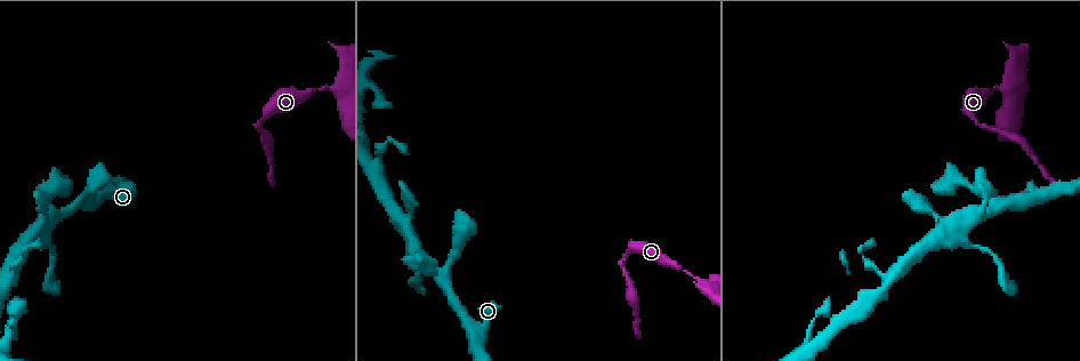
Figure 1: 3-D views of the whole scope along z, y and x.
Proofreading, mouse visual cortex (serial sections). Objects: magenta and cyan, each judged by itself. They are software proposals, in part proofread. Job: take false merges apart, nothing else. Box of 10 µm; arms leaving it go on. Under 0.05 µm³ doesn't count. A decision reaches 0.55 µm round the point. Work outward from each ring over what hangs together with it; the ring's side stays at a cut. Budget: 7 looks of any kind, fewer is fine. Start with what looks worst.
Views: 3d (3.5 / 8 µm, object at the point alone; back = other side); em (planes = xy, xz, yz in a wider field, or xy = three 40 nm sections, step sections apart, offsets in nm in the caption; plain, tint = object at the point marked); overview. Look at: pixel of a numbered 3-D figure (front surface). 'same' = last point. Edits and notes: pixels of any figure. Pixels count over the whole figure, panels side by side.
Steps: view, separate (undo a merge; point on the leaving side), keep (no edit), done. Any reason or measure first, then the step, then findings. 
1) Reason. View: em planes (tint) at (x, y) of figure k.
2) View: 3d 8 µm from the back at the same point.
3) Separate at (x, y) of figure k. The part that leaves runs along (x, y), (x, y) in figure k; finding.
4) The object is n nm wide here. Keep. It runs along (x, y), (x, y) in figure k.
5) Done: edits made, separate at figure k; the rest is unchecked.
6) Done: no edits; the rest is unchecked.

Four-way junction. View: 3d 3.5 µm at (954, 228) of figure 1.

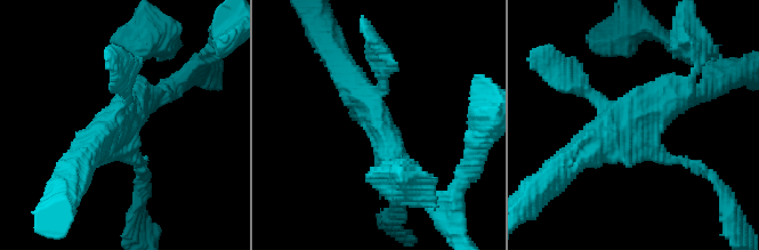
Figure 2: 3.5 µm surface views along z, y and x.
Now the EM. View: em xy step 3 (tint) at (375, 118) of figure 2.

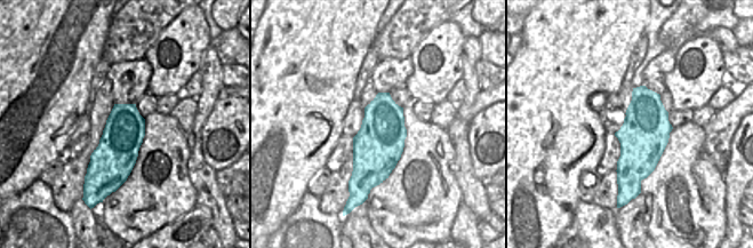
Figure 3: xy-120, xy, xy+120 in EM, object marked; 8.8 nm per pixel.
4 arms meet here. Keep. It runs along (408, 177), (341, 66) in figure 2; one cell here.

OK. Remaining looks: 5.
View: 3d 3.5 µm at (624, 270) of figure 1.

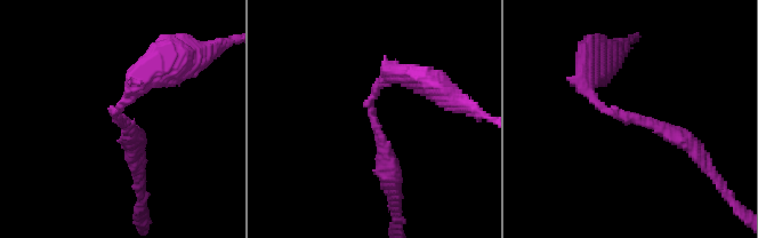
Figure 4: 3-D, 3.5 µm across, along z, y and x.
The arms are 200, 300 nm wide; shape alone is not enough. View: em planes (tint) at (631, 115) of figure 4.

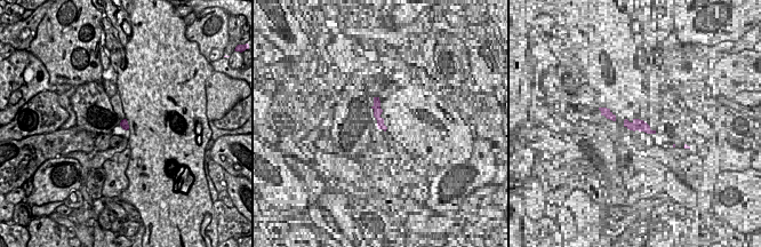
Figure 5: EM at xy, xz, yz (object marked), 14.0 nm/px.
The object is 120 nm wide here. Separate at (647, 121) of figure 4. The part that leaves runs along (609, 111), (672, 132), (702, 160) in figure 4; a second cell is stuck on.

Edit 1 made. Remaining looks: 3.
Done: edits made, separate at figure 4; the rest is unchecked.

